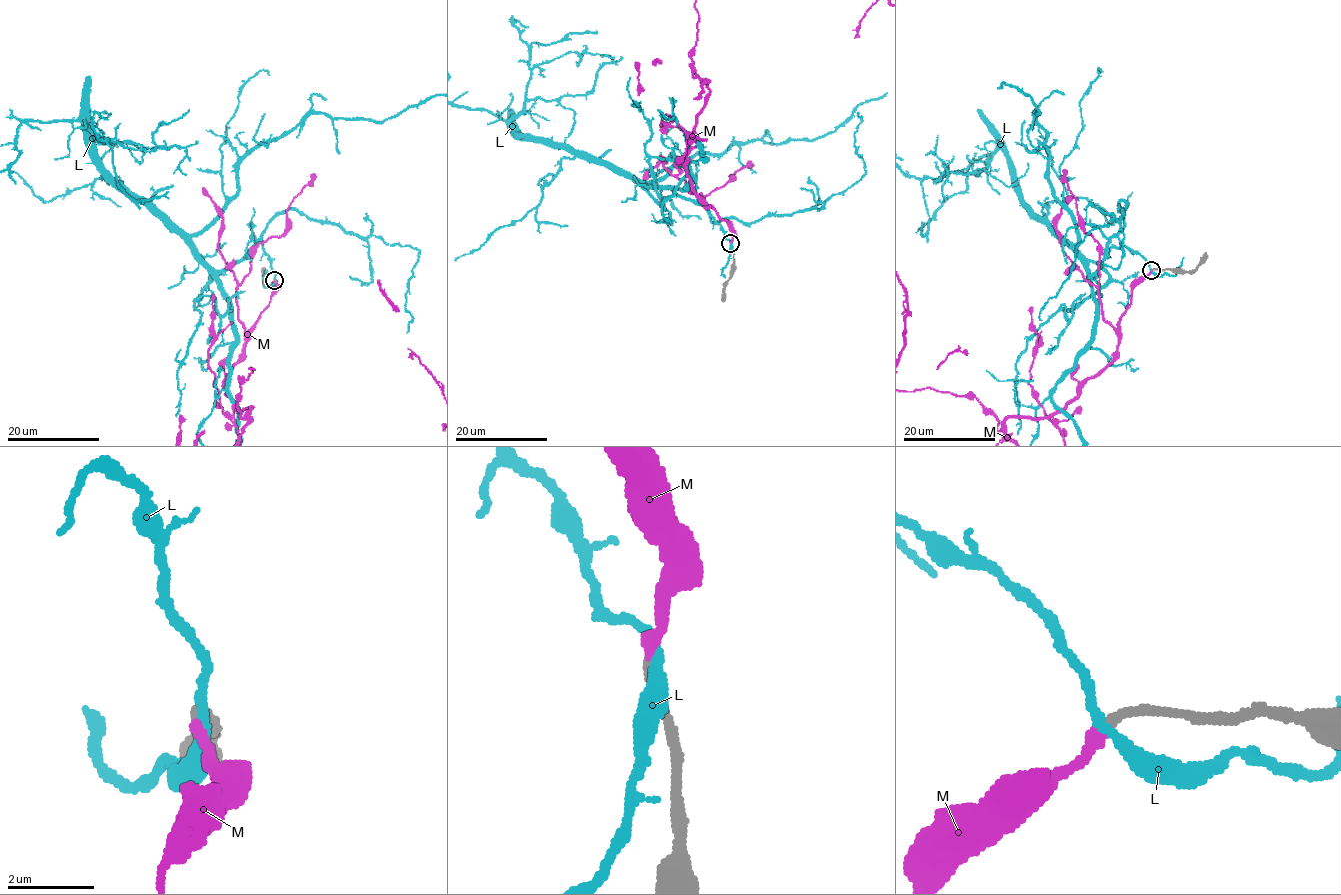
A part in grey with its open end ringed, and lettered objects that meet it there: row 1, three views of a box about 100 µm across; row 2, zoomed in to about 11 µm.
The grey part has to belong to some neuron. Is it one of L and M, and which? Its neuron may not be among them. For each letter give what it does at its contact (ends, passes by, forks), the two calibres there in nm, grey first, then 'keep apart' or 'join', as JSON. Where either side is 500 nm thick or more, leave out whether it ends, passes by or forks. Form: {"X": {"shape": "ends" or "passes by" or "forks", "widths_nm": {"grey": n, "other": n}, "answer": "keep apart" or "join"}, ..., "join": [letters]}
{"L": {"shape": "passes by", "widths_nm": {"grey": 240, "other": 240}, "answer": "keep apart"}, "M": {"shape": "ends", "widths_nm": {"grey": 240, "other": 280}, "answer": "join"}, "join": ["M"]}

